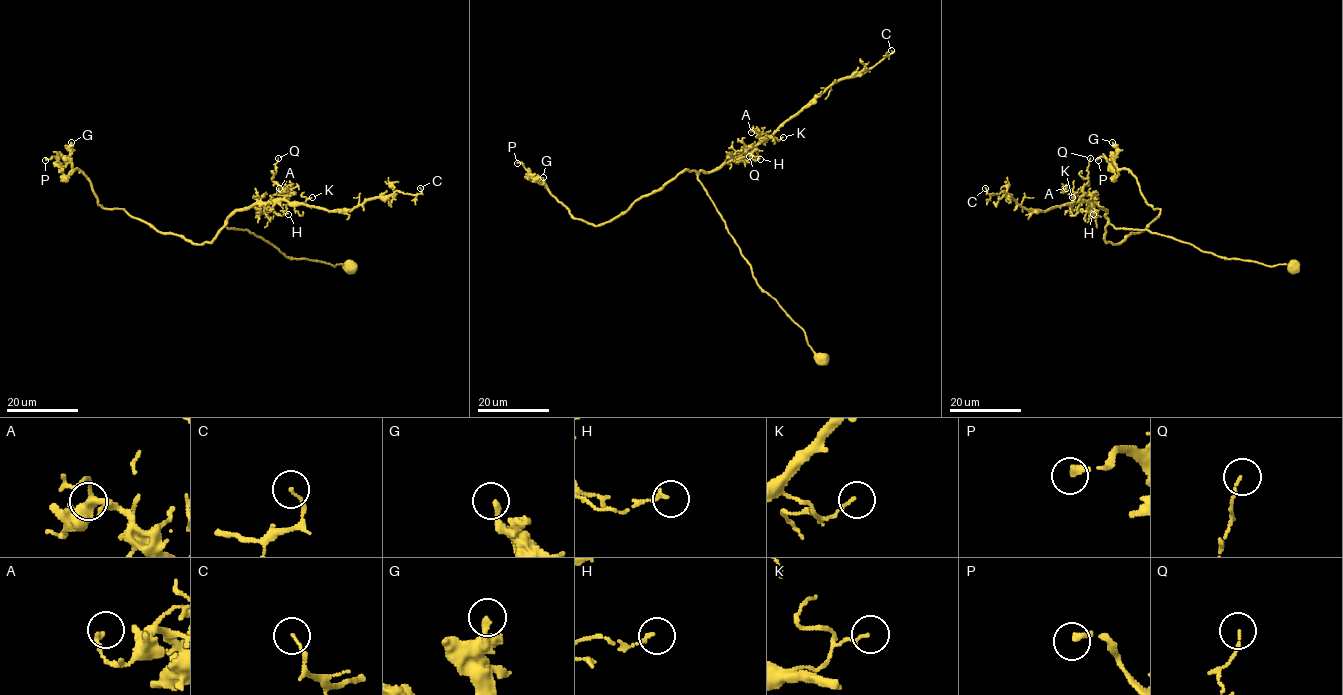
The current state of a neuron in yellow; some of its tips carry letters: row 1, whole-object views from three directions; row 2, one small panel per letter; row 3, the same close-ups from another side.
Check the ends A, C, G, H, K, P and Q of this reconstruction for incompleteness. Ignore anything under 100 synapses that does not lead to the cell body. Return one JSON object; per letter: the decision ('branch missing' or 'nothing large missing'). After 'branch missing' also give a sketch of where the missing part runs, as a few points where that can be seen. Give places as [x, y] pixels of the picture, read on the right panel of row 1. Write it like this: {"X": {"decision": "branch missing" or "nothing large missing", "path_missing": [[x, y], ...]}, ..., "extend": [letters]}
{"A": {"decision": "nothing large missing"}, "C": {"decision": "nothing large missing"}, "G": {"decision": "nothing large missing"}, "H": {"decision": "nothing large missing"}, "K": {"decision": "nothing large missing"}, "P": {"decision": "nothing large missing"}, "Q": {"decision": "nothing large missing"}, "extend": []}

